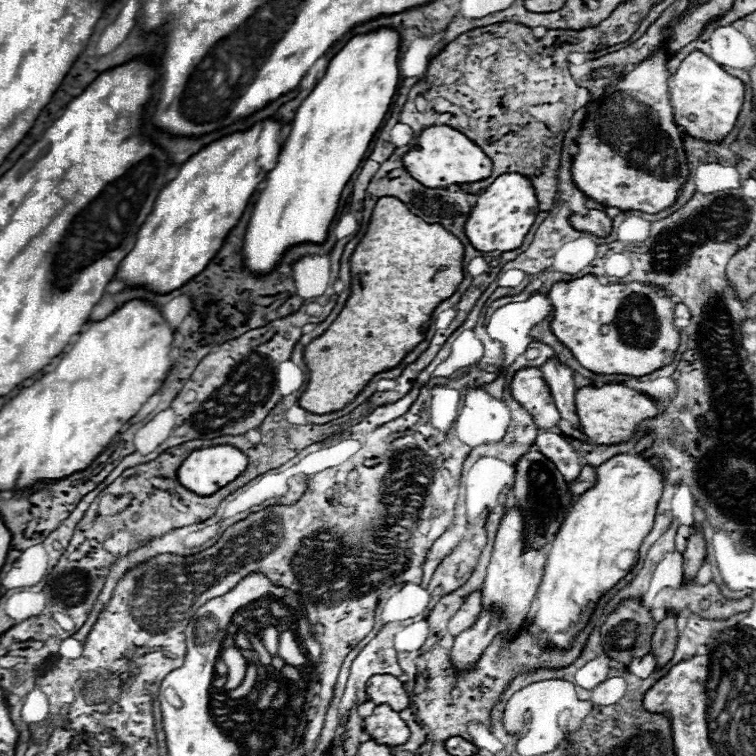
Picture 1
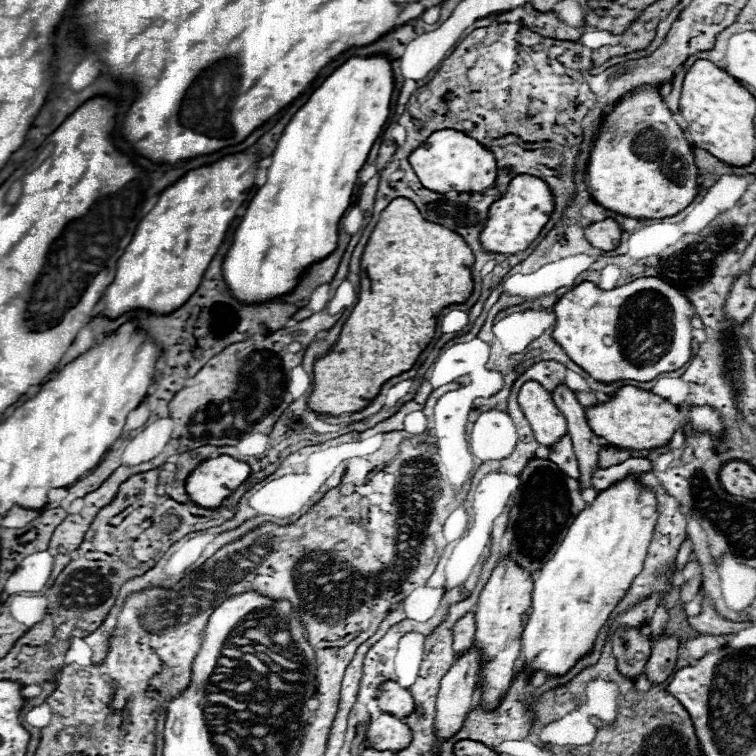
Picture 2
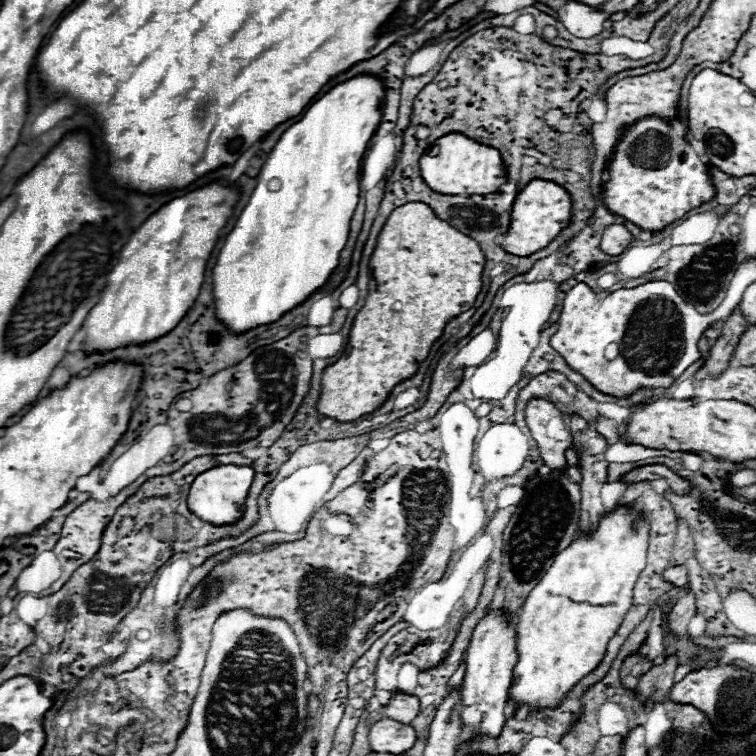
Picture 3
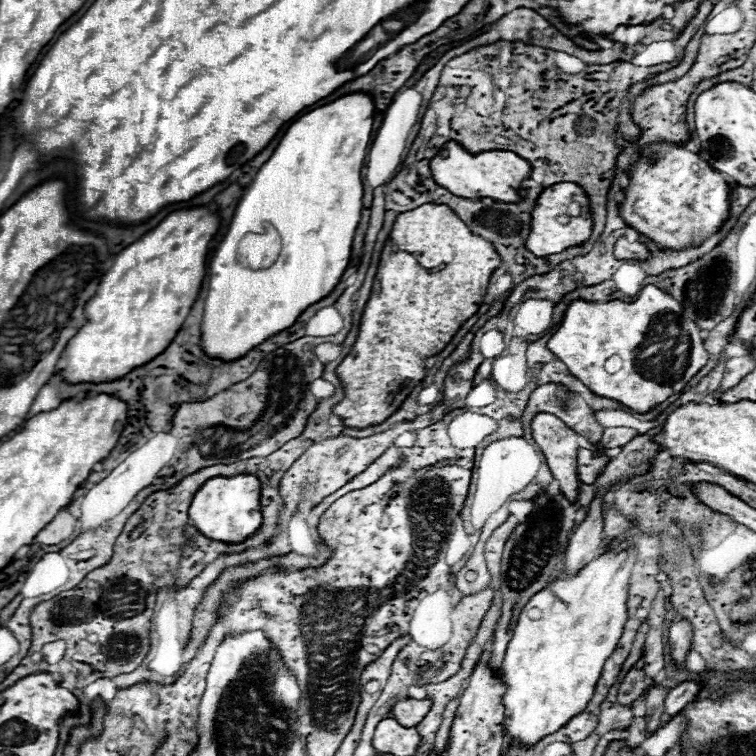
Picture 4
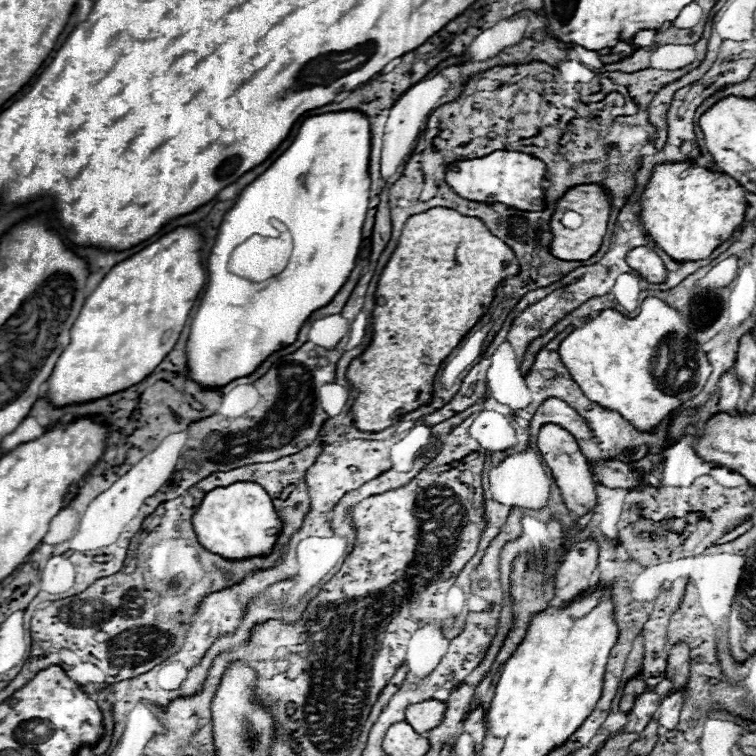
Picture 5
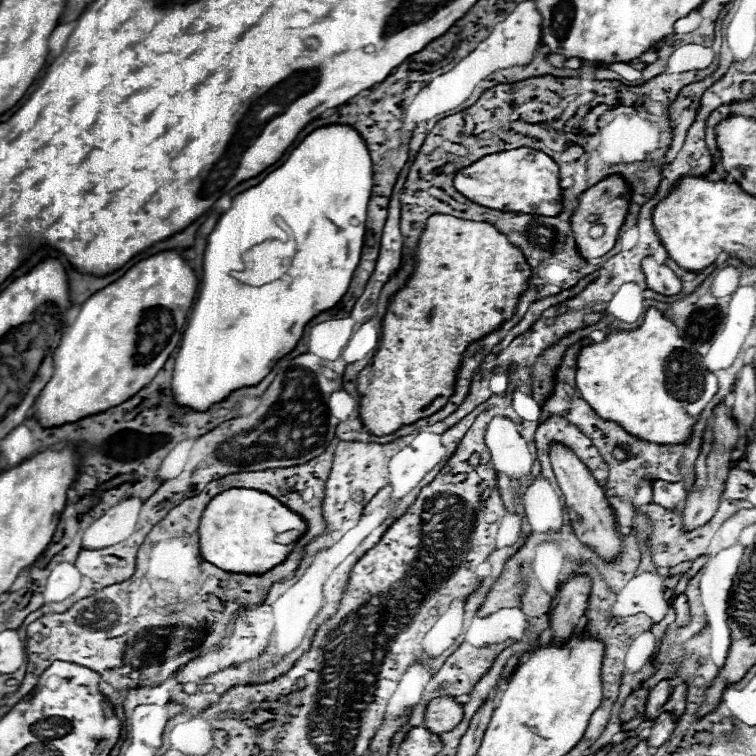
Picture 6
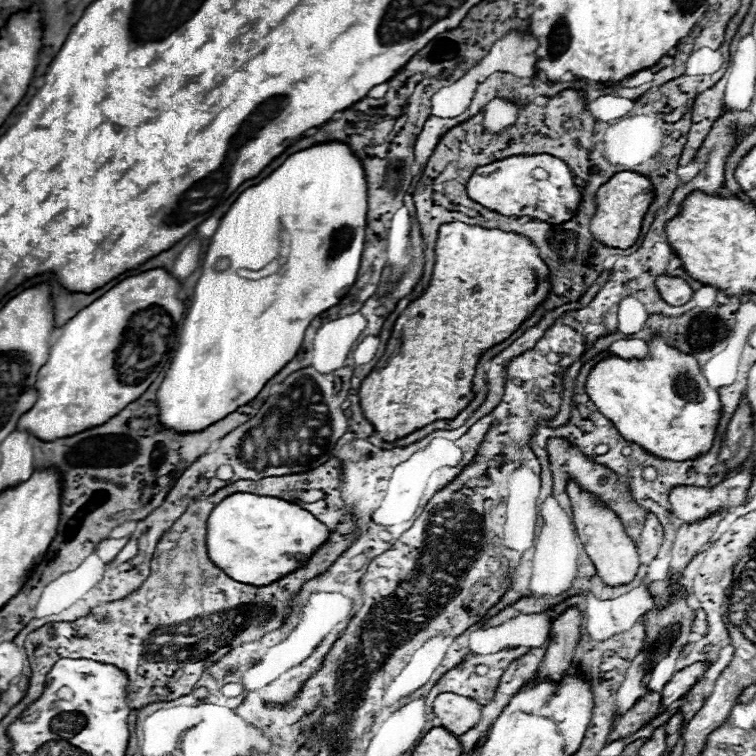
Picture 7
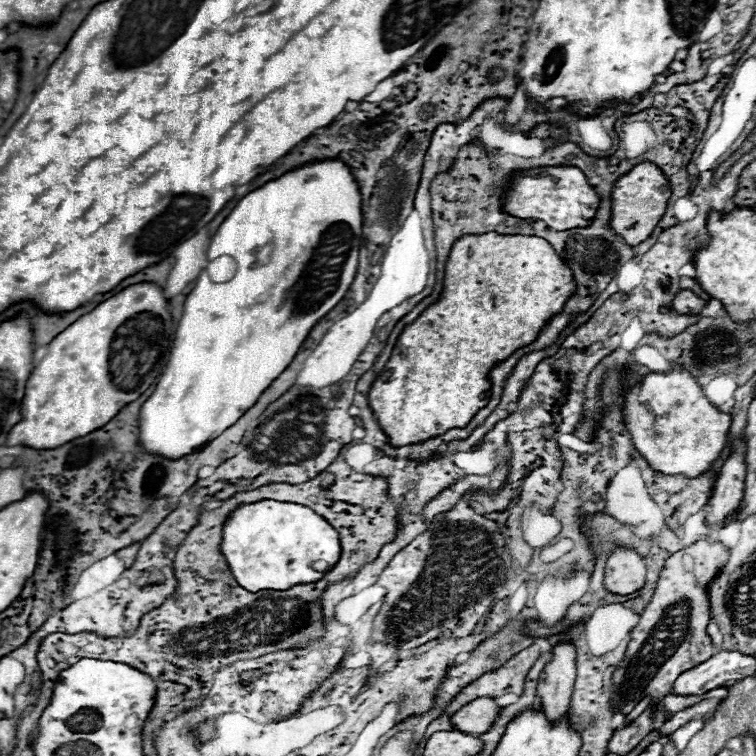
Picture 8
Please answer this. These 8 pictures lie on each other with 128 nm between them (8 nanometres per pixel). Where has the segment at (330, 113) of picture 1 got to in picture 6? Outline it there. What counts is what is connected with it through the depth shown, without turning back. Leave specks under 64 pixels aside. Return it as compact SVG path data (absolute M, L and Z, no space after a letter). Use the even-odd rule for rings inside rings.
M328 124L328 126L322 126L322 128L316 128L312 130L292 152L290 156L286 158L286 162L282 166L278 166L274 172L270 172L258 186L252 186L244 192L240 192L234 200L232 200L232 206L230 210L226 210L216 228L212 230L212 234L208 236L208 244L206 244L206 250L204 250L204 274L202 274L202 282L200 282L200 290L198 290L198 298L196 298L196 304L192 306L192 312L188 316L188 322L186 322L186 330L184 330L184 336L182 336L182 342L180 342L180 352L176 356L176 364L174 364L174 374L172 374L172 392L174 392L174 400L180 404L180 406L186 406L186 408L196 408L196 410L208 410L214 402L220 402L224 400L232 390L236 388L242 388L242 386L254 386L258 384L272 368L274 364L286 356L288 352L292 352L298 344L298 340L302 338L304 334L304 326L314 318L318 316L320 312L332 308L338 304L338 300L346 294L348 286L350 286L350 280L352 280L352 274L360 262L360 254L362 254L362 246L364 246L364 232L366 232L366 208L368 208L368 200L370 200L370 192L372 192L372 158L370 158L370 152L368 152L368 146L364 142L364 138L360 136L358 130L354 130L352 126L348 124ZM280 216L292 230L292 236L298 244L298 252L294 256L294 262L290 264L288 272L274 280L274 282L268 282L264 286L248 286L236 278L230 276L230 272L234 270L236 266L236 256L242 256L242 252L246 252L248 248L252 248L254 244L262 242L262 234L266 234L264 230L270 230L266 236L278 236L278 226L274 222L274 218Z

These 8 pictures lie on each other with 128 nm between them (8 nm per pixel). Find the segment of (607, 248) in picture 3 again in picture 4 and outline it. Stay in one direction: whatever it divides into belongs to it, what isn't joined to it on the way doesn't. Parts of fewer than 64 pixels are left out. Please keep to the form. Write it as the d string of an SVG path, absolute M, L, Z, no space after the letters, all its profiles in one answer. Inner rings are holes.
M620 236L614 244L614 256L620 260L630 260L630 258L644 260L648 256L648 248L642 242L628 242L624 236Z

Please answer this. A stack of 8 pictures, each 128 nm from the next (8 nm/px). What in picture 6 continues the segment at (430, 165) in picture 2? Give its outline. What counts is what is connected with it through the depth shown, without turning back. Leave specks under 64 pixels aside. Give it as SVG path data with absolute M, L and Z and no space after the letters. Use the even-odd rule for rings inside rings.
M516 148L488 154L454 174L456 190L480 206L488 206L502 212L542 216L556 216L562 210L558 182L558 164L544 152L532 148Z

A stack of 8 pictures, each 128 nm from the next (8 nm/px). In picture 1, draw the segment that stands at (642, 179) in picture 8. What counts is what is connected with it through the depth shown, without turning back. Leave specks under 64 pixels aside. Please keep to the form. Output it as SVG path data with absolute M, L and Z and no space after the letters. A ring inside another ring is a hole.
M508 172L500 174L490 186L486 186L480 194L476 194L476 204L470 208L464 232L470 244L480 252L494 252L494 250L506 252L522 244L526 232L534 224L536 214L538 214L538 202L530 180L516 172Z

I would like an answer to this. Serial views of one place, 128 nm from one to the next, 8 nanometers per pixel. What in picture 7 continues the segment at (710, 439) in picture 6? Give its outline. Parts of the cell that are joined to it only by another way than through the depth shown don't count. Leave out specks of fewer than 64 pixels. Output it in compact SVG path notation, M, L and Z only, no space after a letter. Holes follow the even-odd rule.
M712 514L700 522L684 524L676 530L676 540L672 546L672 560L670 560L670 572L680 578L686 564L692 560L692 556L698 550L704 550L704 546L718 538L718 522L720 514Z

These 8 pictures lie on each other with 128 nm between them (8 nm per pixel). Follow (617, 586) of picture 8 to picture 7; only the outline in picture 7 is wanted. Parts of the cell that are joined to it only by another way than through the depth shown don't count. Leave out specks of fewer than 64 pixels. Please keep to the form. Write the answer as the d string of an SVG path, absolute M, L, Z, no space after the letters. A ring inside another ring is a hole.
M568 478L568 482L566 482L566 494L572 504L578 538L584 544L584 550L588 552L590 560L594 562L598 576L608 586L628 584L636 576L640 562L638 562L638 554L636 554L636 544L626 536L620 518L612 510L608 510L608 506L604 506L604 502L600 502L594 494L588 494L586 490L582 490L578 486L578 482L572 478Z

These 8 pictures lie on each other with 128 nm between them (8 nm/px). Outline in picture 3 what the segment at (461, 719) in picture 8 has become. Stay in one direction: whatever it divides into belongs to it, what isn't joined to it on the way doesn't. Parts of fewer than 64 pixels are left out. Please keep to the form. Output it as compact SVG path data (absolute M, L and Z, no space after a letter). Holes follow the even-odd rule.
M394 694L390 702L384 706L388 718L396 718L396 722L412 722L420 712L420 702L412 694Z

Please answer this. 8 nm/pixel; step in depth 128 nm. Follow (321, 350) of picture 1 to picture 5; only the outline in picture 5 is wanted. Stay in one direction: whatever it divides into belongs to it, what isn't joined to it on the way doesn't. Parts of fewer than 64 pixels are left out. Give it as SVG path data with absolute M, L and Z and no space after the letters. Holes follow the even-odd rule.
M442 206L408 218L398 246L394 248L378 280L376 306L372 310L370 346L358 358L354 358L346 370L348 382L358 392L350 408L354 426L362 432L380 432L388 426L394 426L404 414L430 402L434 376L442 360L488 310L494 300L496 286L504 278L518 274L518 270L520 266L514 252L500 238L492 236L478 218L462 216L460 212Z

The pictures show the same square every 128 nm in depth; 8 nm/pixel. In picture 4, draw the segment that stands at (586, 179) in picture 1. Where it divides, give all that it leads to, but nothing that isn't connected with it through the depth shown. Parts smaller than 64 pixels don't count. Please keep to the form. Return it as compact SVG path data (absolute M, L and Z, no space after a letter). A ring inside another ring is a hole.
M656 142L648 154L642 154L634 164L634 172L630 174L630 182L624 188L624 200L620 204L620 216L628 226L648 236L662 248L686 248L692 244L700 244L706 236L714 234L730 212L730 190L724 174L716 172L702 160L698 154L688 152L684 146L670 142Z

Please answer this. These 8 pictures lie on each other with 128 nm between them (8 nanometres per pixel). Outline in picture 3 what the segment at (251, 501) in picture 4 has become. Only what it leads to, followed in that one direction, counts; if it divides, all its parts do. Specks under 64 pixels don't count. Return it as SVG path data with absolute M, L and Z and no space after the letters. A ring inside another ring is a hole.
M220 464L204 474L198 474L188 490L188 508L202 520L210 524L232 524L242 516L244 500L248 488L254 480L254 470L250 466L236 466L236 464Z

